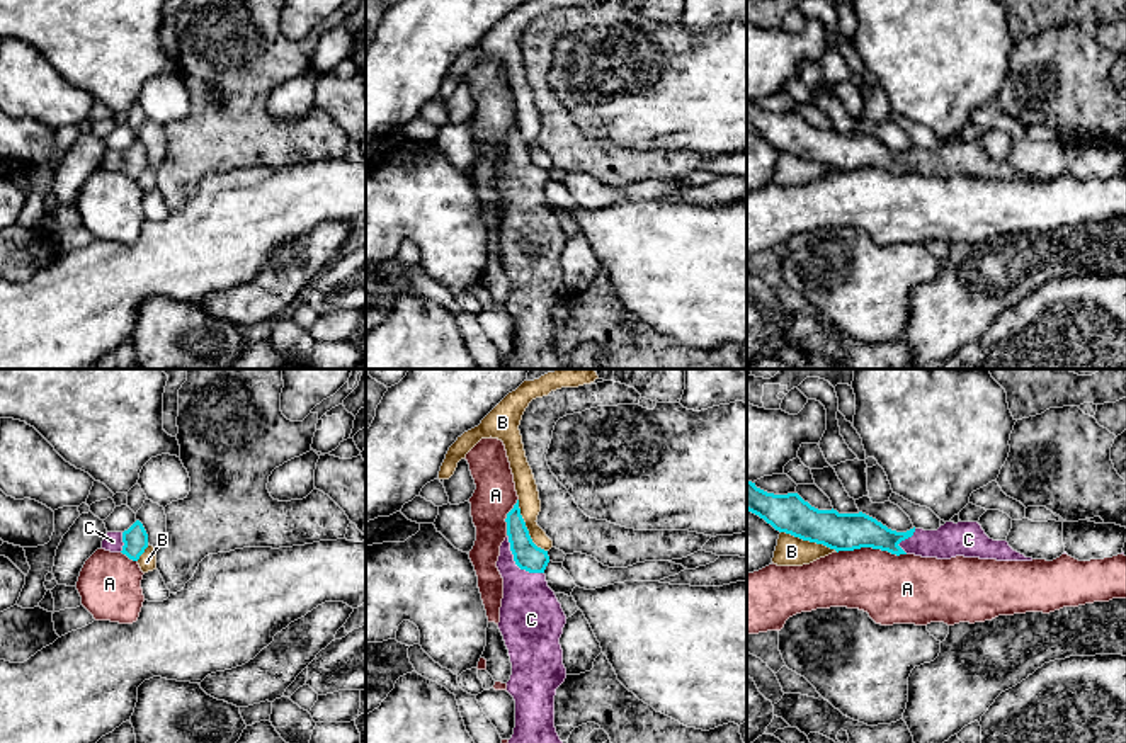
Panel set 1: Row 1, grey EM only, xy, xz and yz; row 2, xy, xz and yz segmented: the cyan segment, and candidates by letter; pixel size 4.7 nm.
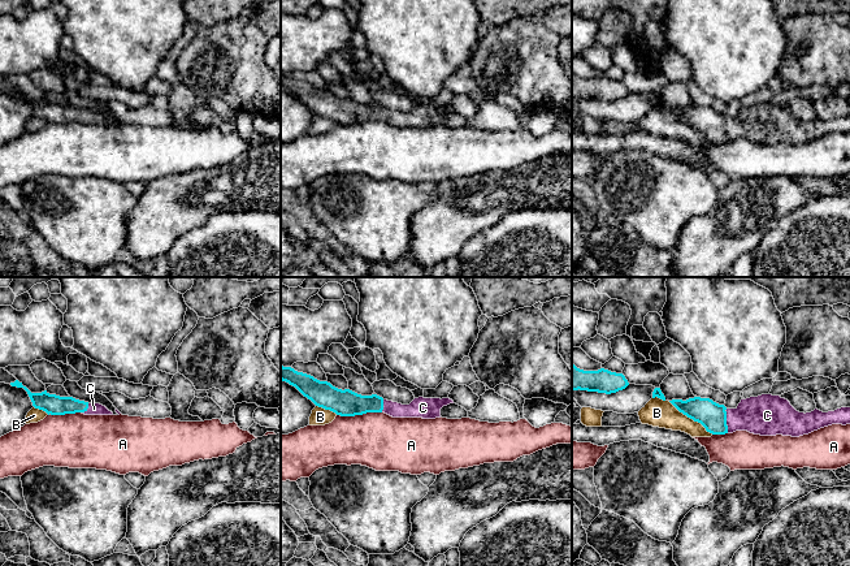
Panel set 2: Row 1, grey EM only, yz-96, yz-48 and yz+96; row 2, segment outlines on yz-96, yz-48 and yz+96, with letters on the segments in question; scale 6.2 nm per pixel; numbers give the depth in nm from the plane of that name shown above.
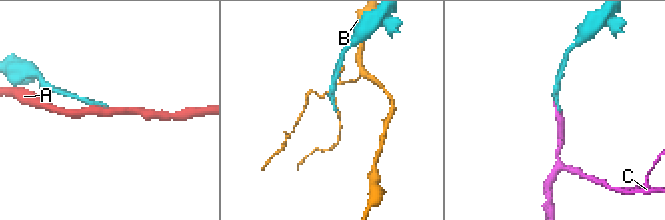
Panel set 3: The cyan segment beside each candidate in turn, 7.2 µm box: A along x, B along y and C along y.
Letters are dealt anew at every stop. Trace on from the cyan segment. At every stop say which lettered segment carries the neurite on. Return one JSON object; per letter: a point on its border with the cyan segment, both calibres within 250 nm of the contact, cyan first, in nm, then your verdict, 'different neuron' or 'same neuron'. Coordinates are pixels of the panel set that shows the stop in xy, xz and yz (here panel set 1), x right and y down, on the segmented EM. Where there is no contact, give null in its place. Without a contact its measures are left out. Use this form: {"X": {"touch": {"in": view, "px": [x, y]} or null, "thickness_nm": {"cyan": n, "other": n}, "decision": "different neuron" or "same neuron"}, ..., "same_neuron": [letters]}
{"A": {"touch": {"in": "yz", "px": [871, 546]}, "thickness_nm": {"cyan": 180, "other": 320}, "decision": "different neuron"}, "B": {"touch": {"in": "xz", "px": [526, 527]}, "thickness_nm": {"cyan": 130, "other": 110}, "decision": "different neuron"}, "C": {"touch": {"in": "xz", "px": [516, 563]}, "thickness_nm": {"cyan": 130, "other": 280}, "decision": "same neuron"}, "same_neuron": ["C"]}

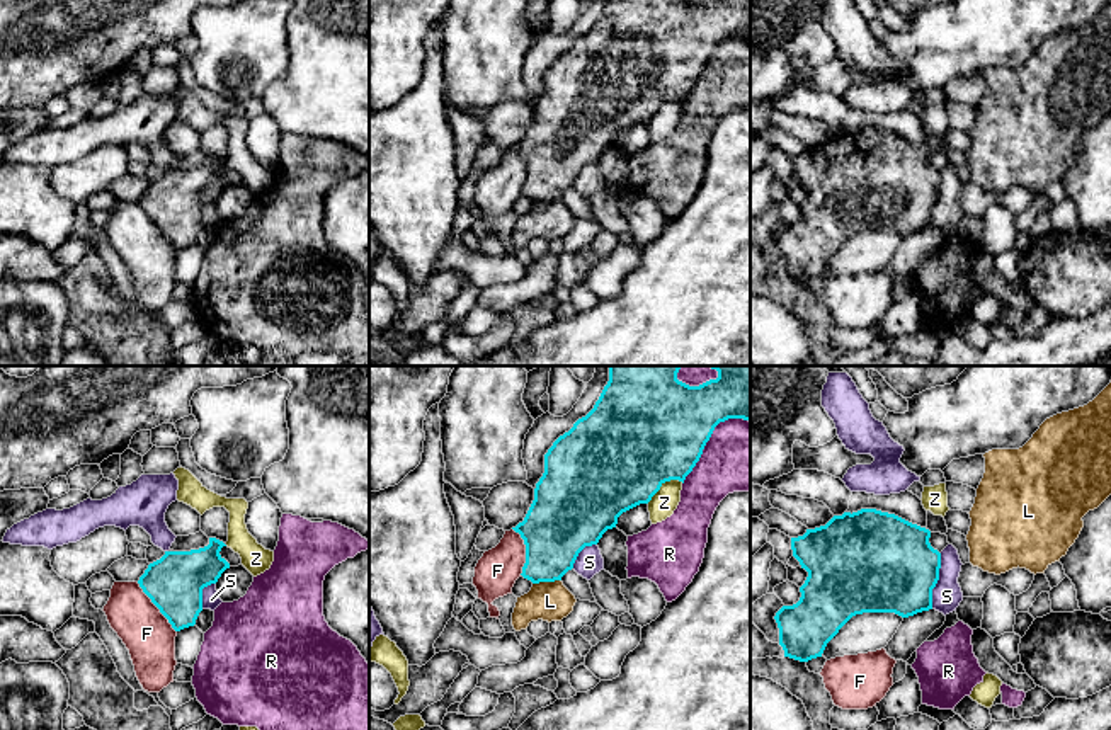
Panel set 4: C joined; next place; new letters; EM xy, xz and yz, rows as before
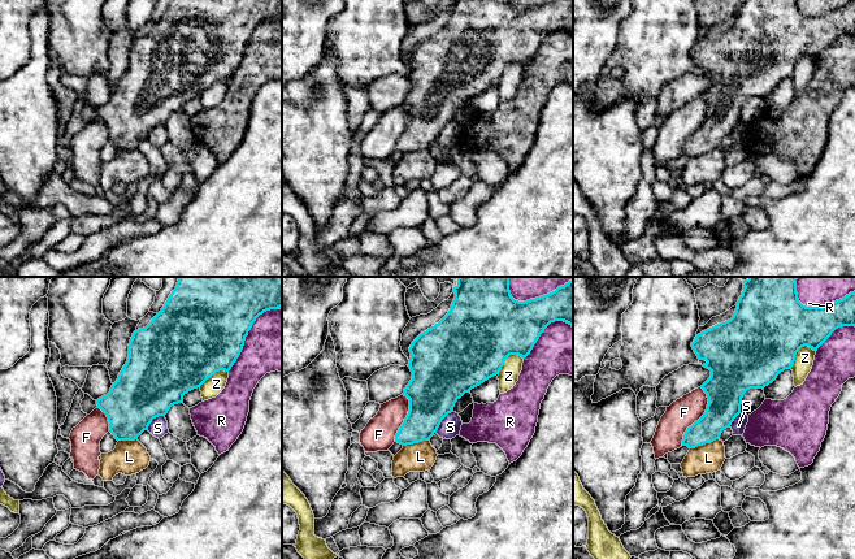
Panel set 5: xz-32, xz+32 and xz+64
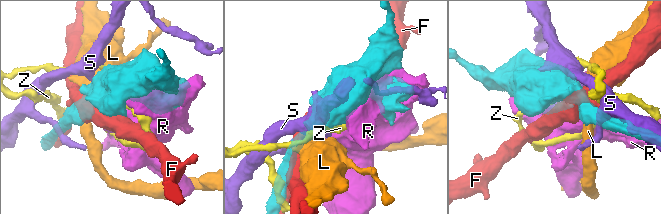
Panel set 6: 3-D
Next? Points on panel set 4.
{"F": {"touch": {"in": "xy", "px": [157, 606]}, "thickness_nm": {"cyan": 260, "other": 240}, "decision": "different neuron"}, "L": {"touch": {"in": "xz", "px": [546, 581]}, "thickness_nm": {"cyan": 320, "other": 190}, "decision": "different neuron"}, "R": {"touch": {"in": "xz", "px": [708, 439]}, "thickness_nm": {"cyan": 480, "other": 340}, "decision": "different neuron"}, "S": {"touch": {"in": "yz", "px": [938, 579]}, "thickness_nm": {"cyan": 440, "other": 140}, "decision": "different neuron"}, "Z": {"touch": {"in": "xz", "px": [664, 482]}, "thickness_nm": {"cyan": 500, "other": 120}, "decision": "different neuron"}, "same_neuron": []}

